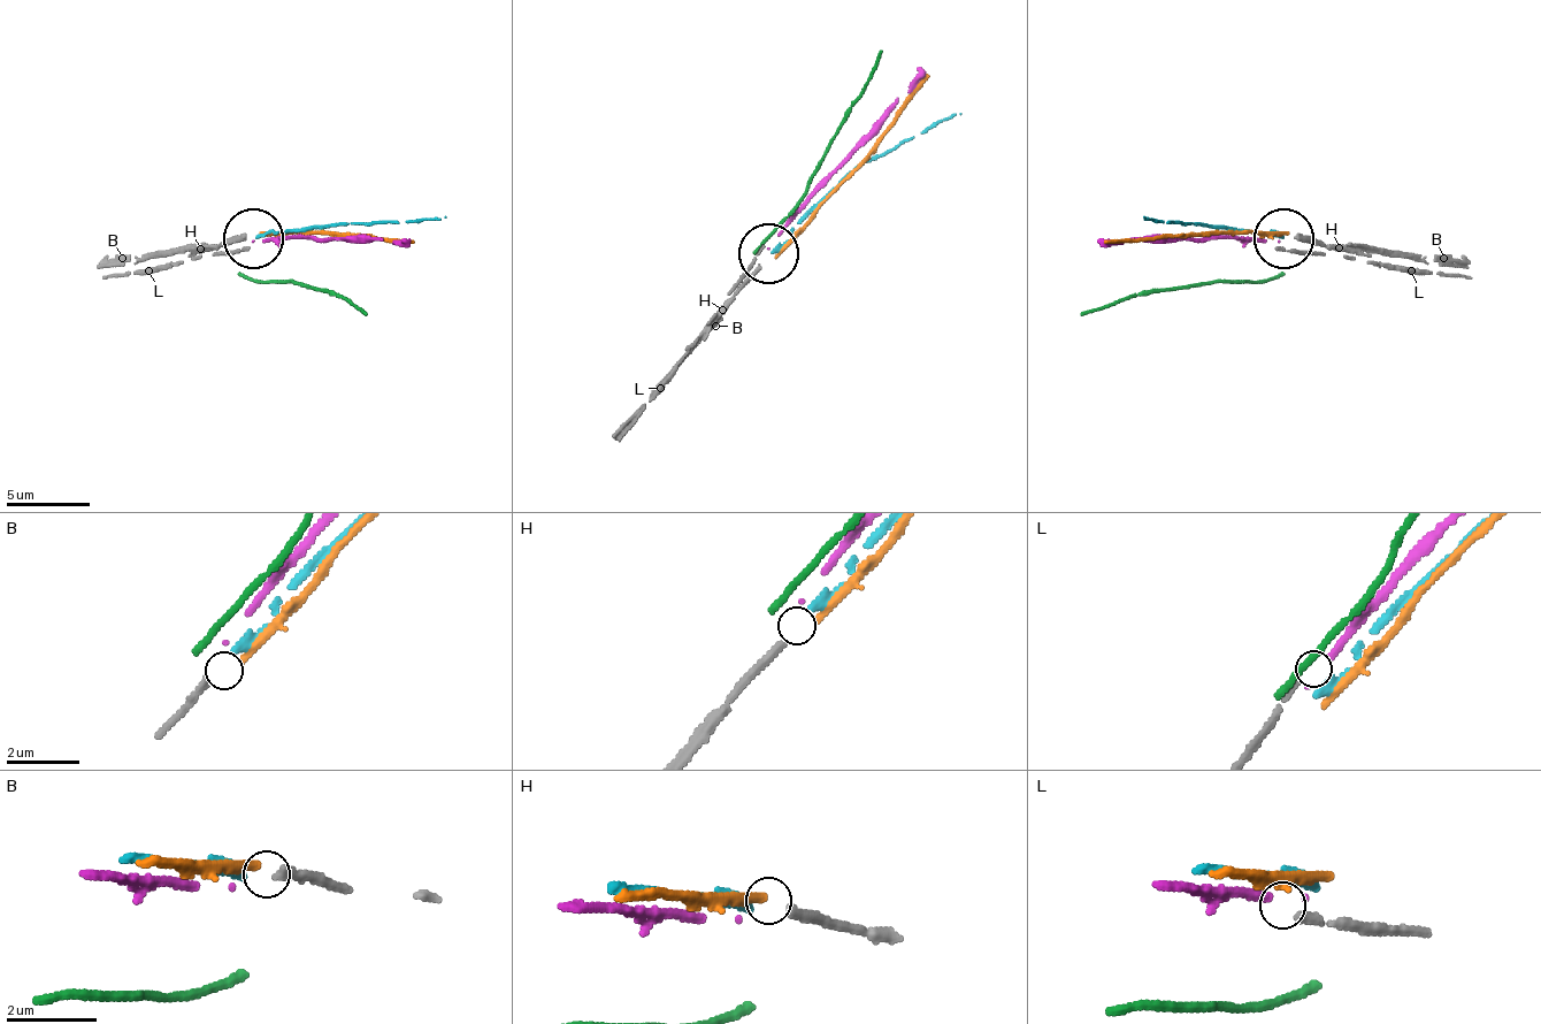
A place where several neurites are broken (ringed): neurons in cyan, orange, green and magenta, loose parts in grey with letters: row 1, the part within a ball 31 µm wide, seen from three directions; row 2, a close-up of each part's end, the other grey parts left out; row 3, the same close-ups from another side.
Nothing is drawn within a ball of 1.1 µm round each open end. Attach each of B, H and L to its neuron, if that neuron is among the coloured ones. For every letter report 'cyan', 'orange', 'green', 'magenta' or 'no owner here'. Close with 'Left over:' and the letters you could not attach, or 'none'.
B: no owner here
H: no owner here
L: no owner here
Left over: B, H, L

